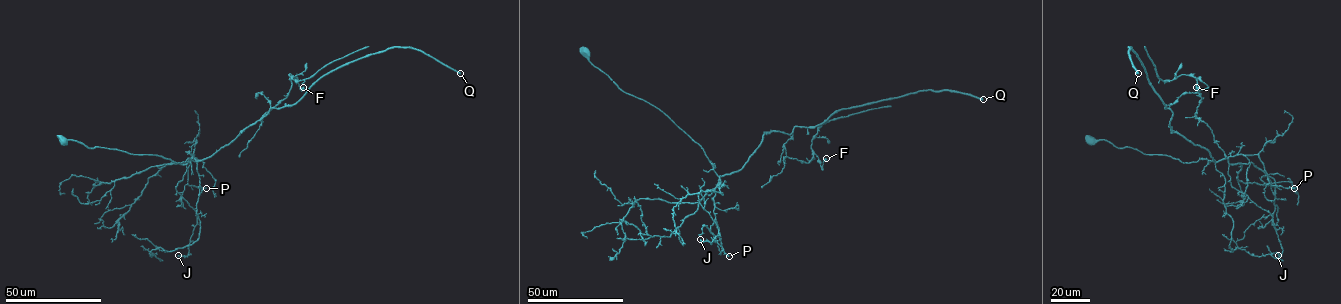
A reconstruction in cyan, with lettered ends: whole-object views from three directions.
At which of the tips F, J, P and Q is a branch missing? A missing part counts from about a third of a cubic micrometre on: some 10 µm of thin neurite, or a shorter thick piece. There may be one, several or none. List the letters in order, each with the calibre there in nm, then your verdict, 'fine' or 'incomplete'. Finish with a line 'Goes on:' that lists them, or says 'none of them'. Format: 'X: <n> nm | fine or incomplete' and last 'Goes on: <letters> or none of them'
F: 650 nm | fine
J: 420 nm | fine
P: 360 nm | fine
Q: 480 nm | incomplete
Goes on: Q

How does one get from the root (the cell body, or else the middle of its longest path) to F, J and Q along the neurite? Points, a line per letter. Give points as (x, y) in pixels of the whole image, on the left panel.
F: (62, 140), (202, 160), (271, 108), (294, 105), (345, 56), (302, 80), (288, 75), (303, 87)
J: (62, 140), (196, 161), (188, 162), (176, 186), (197, 216), (188, 254), (178, 255)
Q: (62, 140), (176, 162), (202, 160), (271, 108), (294, 105), (321, 77), (372, 54), (411, 47), (460, 73)

